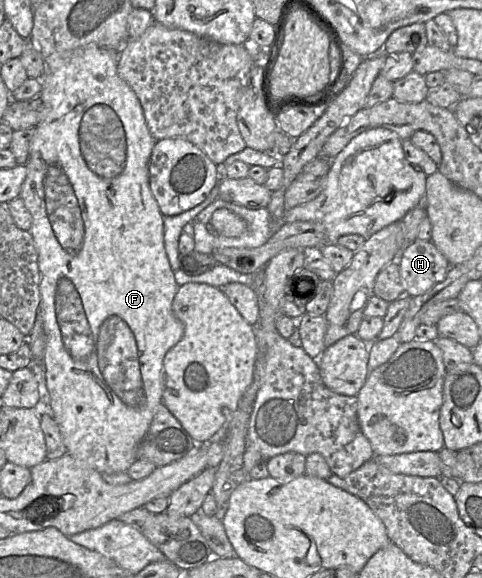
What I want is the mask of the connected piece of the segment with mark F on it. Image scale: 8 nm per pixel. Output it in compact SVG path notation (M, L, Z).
M94 43L71 53L49 57L39 94L44 108L43 119L35 127L30 141L27 175L19 197L32 216L30 233L38 255L40 271L40 311L44 320L45 403L59 427L67 454L100 474L126 473L137 460L137 450L146 436L153 417L162 402L162 368L167 352L184 336L185 326L172 310L178 289L164 246L164 216L149 185L149 162L156 140L152 137L141 103L132 88L117 72L119 52Z

